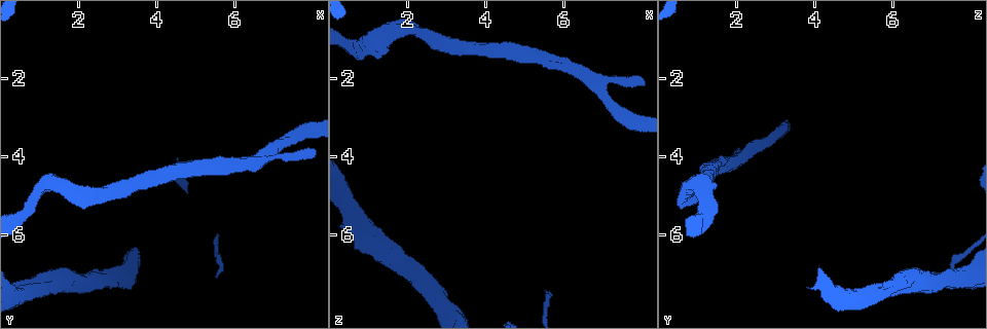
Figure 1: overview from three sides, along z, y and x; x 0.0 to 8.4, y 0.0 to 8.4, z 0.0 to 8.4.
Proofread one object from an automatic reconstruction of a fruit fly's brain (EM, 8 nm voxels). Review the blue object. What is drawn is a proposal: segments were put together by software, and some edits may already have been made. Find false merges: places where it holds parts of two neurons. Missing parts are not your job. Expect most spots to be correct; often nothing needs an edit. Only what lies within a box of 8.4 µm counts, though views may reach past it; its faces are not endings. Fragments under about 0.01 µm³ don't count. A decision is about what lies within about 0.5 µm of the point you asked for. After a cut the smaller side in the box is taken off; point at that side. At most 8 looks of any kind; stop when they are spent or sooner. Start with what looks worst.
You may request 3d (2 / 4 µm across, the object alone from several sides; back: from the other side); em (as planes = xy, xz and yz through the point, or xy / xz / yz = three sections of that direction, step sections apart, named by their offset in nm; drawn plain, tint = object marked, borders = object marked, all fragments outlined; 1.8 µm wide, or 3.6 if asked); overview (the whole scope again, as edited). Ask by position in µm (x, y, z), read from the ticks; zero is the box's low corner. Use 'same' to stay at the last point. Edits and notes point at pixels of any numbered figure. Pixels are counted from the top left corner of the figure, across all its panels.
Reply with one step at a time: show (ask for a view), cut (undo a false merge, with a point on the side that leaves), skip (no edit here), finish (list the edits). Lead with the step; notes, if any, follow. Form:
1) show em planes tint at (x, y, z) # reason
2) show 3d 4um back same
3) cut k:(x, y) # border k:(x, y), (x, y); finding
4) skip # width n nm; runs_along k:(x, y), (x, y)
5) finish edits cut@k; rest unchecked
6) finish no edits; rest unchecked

show 3d 2um back at (6.80, 4.05, 2.15) # side arm on a straight run

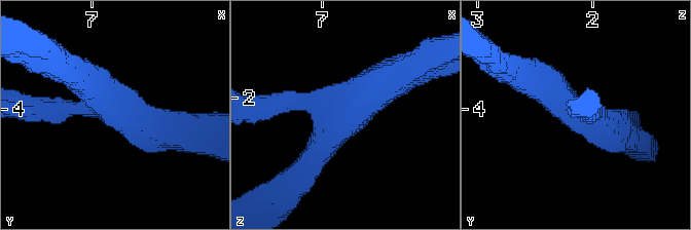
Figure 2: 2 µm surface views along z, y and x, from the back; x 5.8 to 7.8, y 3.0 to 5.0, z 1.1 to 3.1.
show em planes tint at (6.80, 4.00, 2.20) # arms 3; arm_widths 200, 280, 280 nm

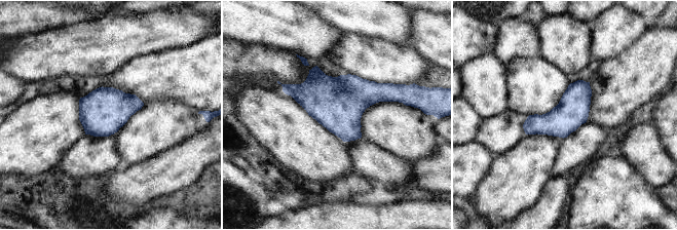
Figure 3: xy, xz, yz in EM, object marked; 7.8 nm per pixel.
skip # all the same neuron

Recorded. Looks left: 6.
show 3d 4um at (1.10, 7.25, 6.05) # branch point

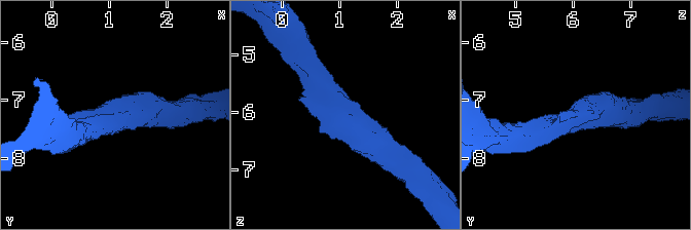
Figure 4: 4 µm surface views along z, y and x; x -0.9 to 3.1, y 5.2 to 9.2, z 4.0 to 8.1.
show em planes borders at (1.15, 7.30, 6.05) # arms 3; arm_widths 220, 380, 500 nm

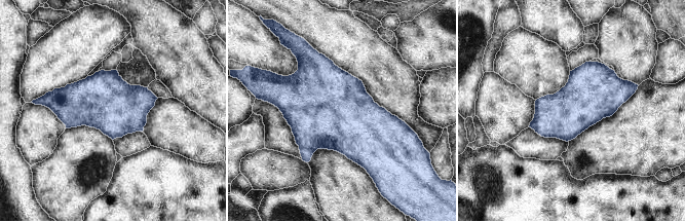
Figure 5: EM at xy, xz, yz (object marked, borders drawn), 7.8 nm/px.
skip # continuous, no second neuron

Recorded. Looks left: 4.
show 3d 2um at (1.80, 4.85, 0.75) # arms part here

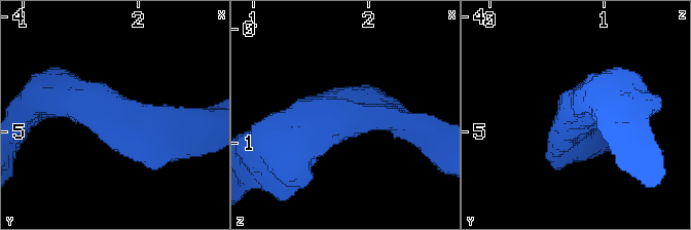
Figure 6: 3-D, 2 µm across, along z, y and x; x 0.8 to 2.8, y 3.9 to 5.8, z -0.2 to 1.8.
show em xz step 16 tint at (1.78, 4.82, 0.78) # shape alone is not enough

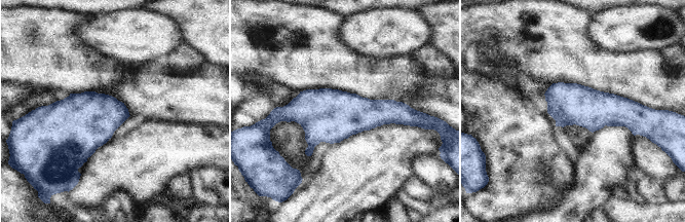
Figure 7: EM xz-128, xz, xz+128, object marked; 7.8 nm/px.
show em planes borders same

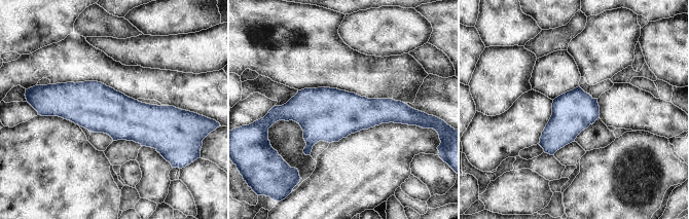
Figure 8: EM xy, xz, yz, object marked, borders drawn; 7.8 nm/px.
skip # runs_along 8:(51, 107), (175, 117); continuous, no second neuron

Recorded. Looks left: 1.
finish no edits; rest unchecked

